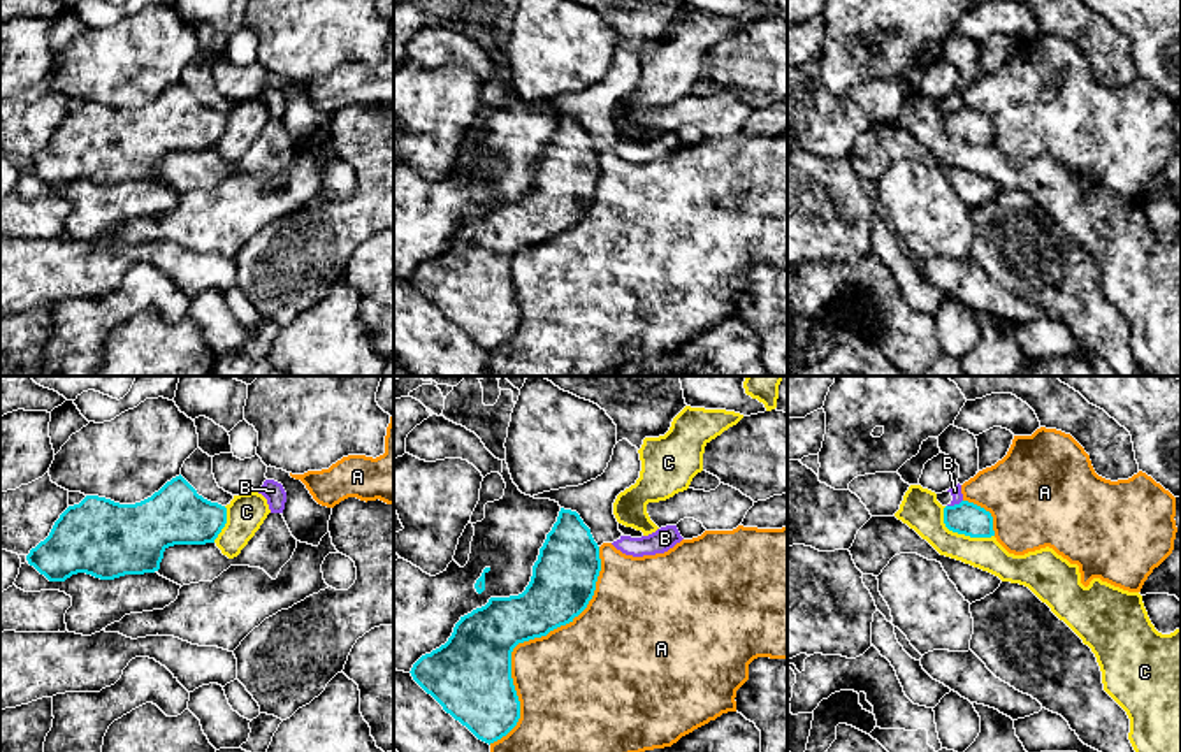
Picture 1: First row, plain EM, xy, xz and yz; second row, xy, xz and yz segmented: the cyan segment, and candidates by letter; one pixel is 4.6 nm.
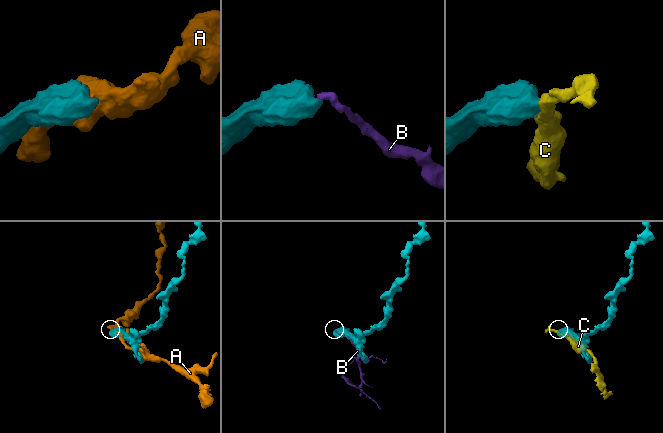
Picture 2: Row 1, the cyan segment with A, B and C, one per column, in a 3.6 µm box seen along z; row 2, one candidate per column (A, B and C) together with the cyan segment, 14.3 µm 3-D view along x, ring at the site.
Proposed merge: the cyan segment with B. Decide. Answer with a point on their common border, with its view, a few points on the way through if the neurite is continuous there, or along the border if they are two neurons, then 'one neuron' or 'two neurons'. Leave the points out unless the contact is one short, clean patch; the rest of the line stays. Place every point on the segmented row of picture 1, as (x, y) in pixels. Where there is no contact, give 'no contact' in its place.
meets cyan in yz at (955, 505); border along yz (962, 499), (948, 506); two neurons

